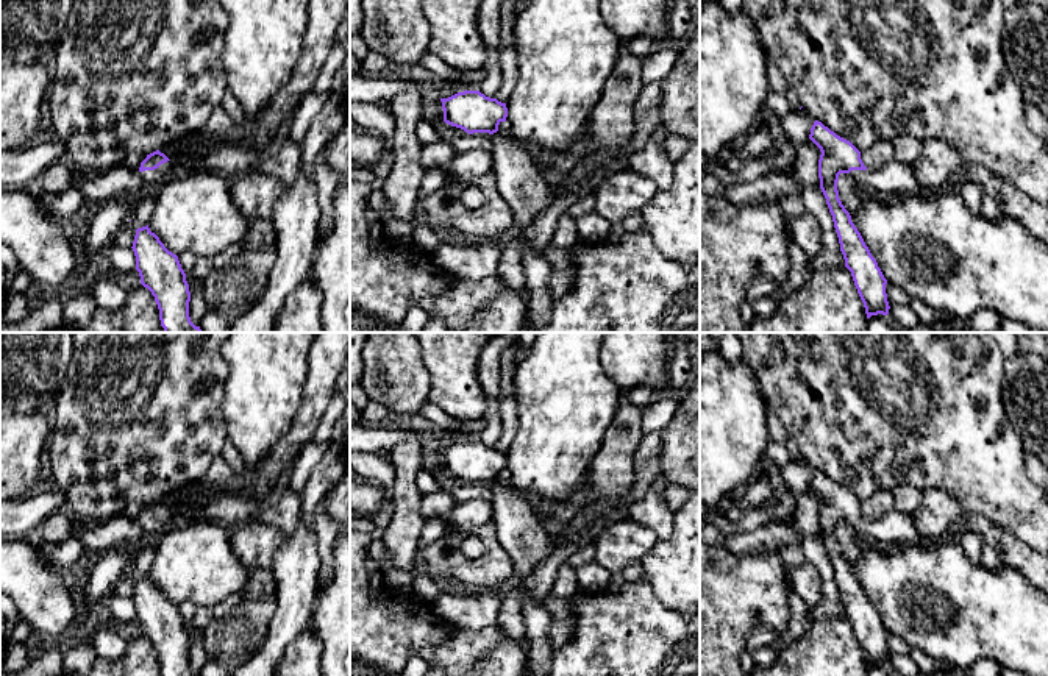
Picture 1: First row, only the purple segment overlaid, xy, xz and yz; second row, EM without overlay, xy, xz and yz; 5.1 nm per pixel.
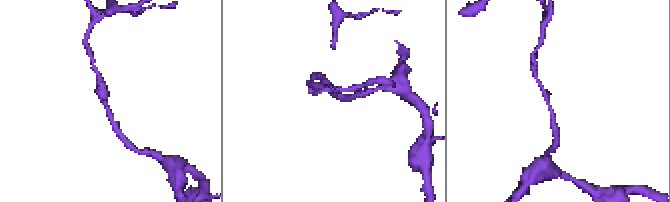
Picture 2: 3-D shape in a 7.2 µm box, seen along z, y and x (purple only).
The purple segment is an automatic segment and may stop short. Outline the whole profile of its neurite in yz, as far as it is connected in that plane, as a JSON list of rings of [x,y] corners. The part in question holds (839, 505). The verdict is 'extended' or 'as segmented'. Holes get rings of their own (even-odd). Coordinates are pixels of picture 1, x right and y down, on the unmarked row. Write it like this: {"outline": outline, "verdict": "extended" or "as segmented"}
{"outline": [[[818,470],[814,471],[809,489],[822,501],[820,539],[832,565],[845,617],[851,621],[867,668],[878,664],[887,665],[890,659],[886,643],[887,629],[842,554],[837,531],[840,523],[847,523],[856,535],[875,537],[882,546],[917,543],[915,517],[893,511],[881,518],[867,518],[861,501]]], "verdict": "extended"}

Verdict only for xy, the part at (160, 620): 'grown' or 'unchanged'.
unchanged

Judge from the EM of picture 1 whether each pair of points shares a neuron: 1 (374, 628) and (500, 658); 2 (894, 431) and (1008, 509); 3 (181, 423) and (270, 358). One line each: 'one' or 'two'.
1: two
2: one
3: two

